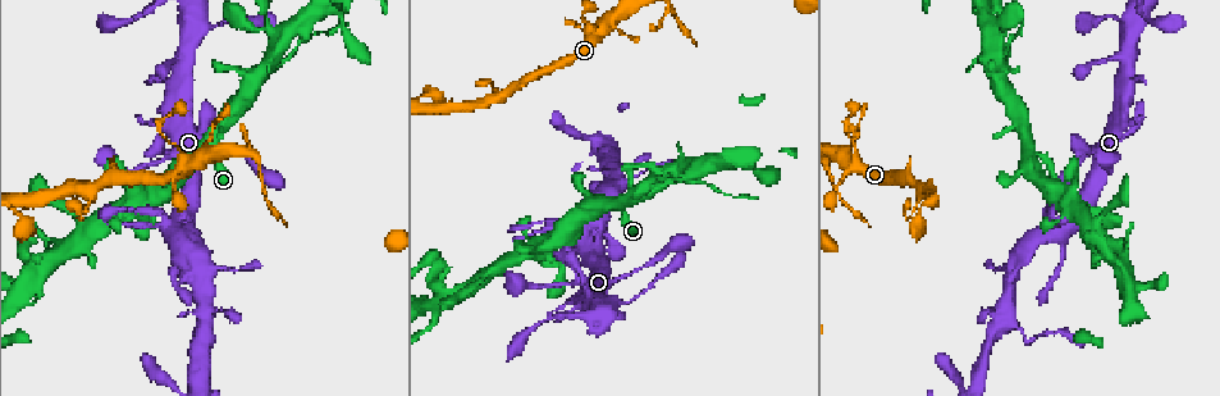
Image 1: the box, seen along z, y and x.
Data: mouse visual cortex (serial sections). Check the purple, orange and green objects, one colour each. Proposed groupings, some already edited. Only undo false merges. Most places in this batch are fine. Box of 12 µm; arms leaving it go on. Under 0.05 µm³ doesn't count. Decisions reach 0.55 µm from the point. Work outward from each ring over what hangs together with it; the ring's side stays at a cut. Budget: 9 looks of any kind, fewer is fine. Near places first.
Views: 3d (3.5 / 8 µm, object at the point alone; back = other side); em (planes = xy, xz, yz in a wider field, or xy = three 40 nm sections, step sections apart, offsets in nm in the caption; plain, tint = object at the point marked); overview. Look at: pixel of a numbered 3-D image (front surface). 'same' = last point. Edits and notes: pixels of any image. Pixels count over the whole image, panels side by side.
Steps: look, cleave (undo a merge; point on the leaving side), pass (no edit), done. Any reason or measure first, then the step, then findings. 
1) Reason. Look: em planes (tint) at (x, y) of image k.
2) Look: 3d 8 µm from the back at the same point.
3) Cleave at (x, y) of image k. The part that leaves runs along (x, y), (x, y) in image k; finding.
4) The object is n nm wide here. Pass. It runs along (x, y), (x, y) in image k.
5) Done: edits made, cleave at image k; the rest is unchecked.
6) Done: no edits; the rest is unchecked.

Three-way junction. Look: 3d 3.5 µm at (264, 15) of image 1.

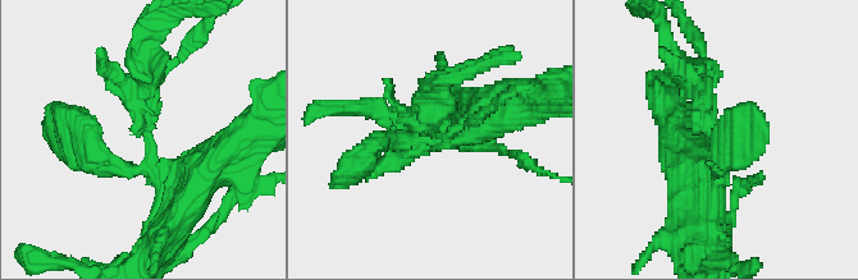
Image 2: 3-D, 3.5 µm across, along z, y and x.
3 arms meet here; the arms are 150, 250, 450 nm wide. Look: em xy step 1 (tint) at (149, 138) of image 2.

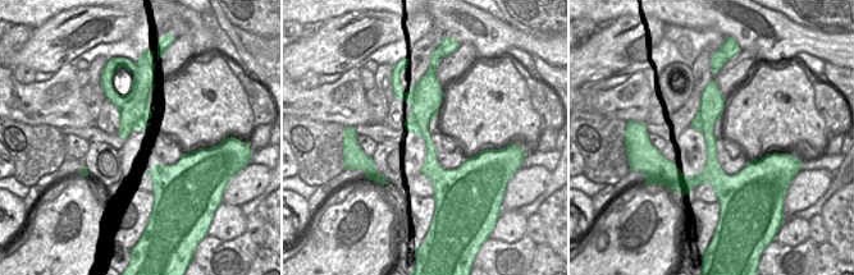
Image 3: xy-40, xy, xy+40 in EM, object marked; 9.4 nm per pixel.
Look: em xy step 2 (tint) at the same point.

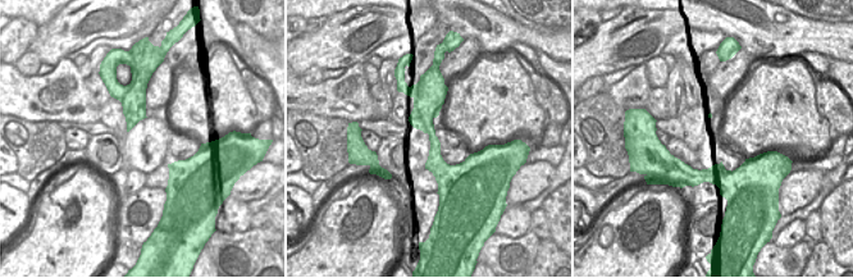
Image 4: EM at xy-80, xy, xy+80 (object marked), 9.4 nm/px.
Cleave at (141, 104) of image 2. The part that leaves runs along (151, 138), (121, 87), (108, 87) in image 2; two cells meet here.

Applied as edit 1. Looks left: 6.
See it whole again. Look: overview.

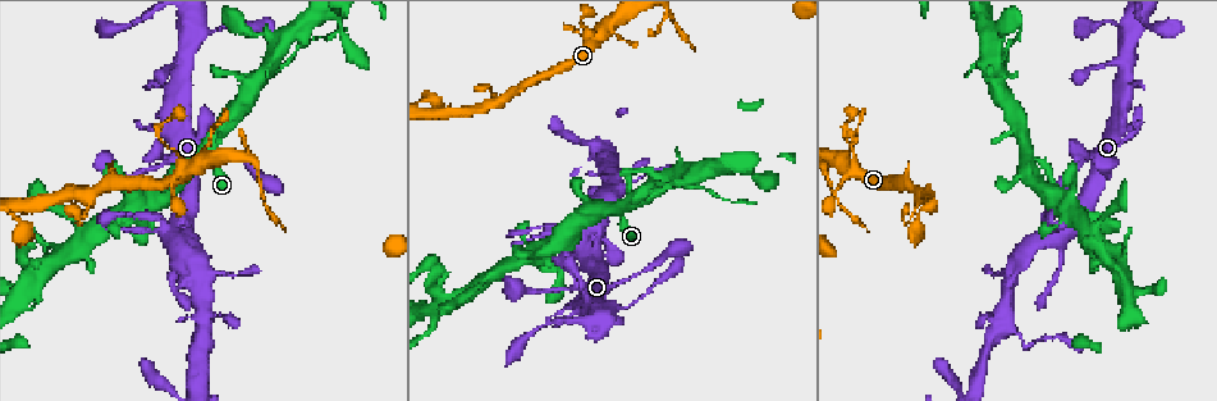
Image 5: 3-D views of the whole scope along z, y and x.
Thin arm on a thick one. Look: 3d 8 µm from the back at (615, 305) of image 5.

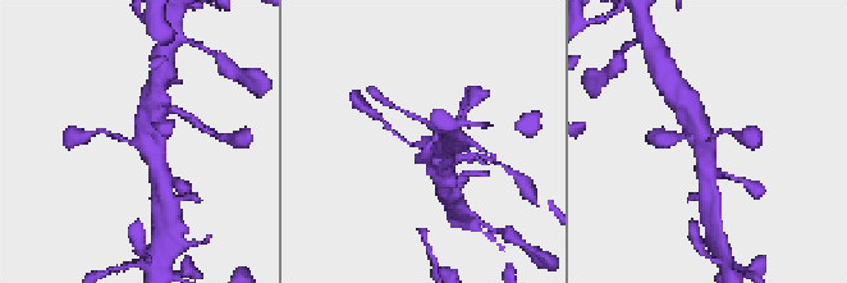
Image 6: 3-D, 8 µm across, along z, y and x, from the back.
Now the EM. Look: em xy step 3 (tint) at (133, 141) of image 6.

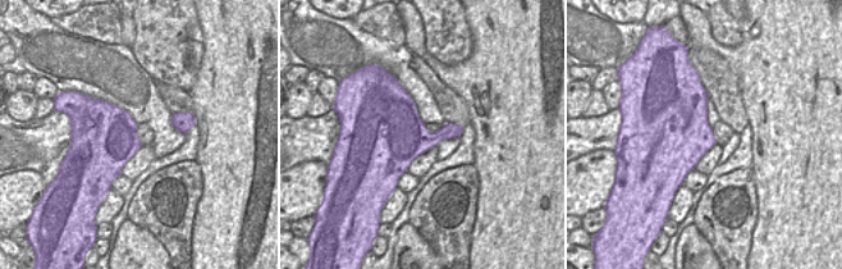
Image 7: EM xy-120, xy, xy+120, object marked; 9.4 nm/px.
Pass. It runs along (705, 174), (704, 135), (692, 110) in image 6; one cell here.

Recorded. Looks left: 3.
Abrupt turn. Look: 3d 3.5 µm at (164, 146) of image 5.

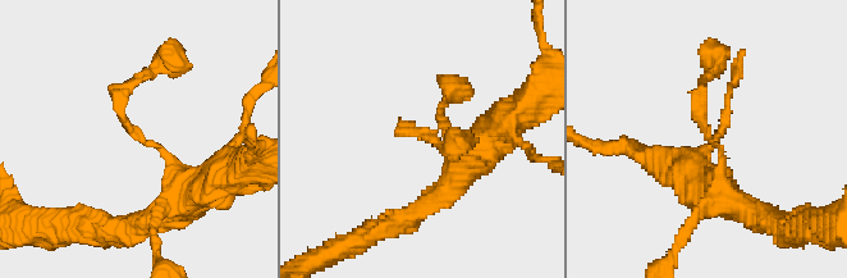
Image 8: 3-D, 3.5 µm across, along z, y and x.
Now the EM. Look: em xy step 3 (tint) at (132, 128) of image 8.

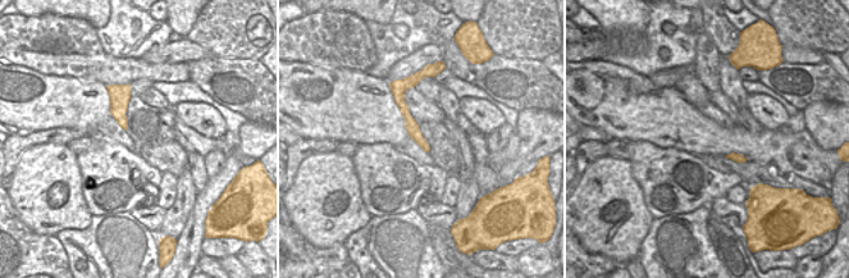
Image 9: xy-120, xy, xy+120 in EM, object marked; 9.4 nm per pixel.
Pass. All the same cell.

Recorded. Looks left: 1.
Sudden change in width. Look: 3d 3.5 µm at (917, 197) of image 5.

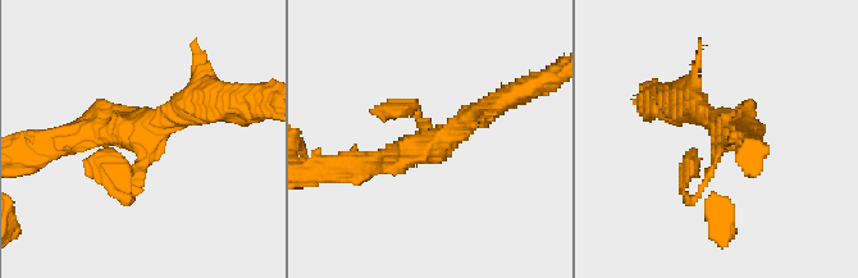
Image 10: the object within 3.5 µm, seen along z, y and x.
Pass. Continuous, no second cell.

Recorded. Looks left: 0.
Done: edits made, cleave at image 2; the rest is unchecked.

